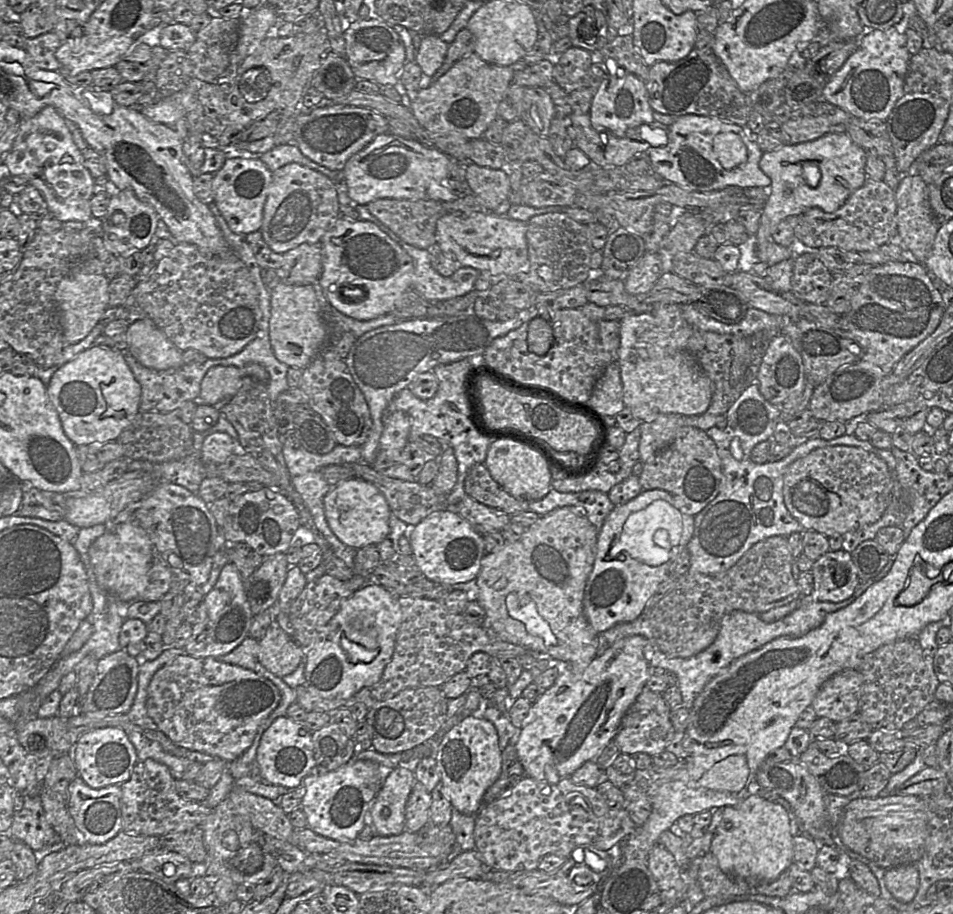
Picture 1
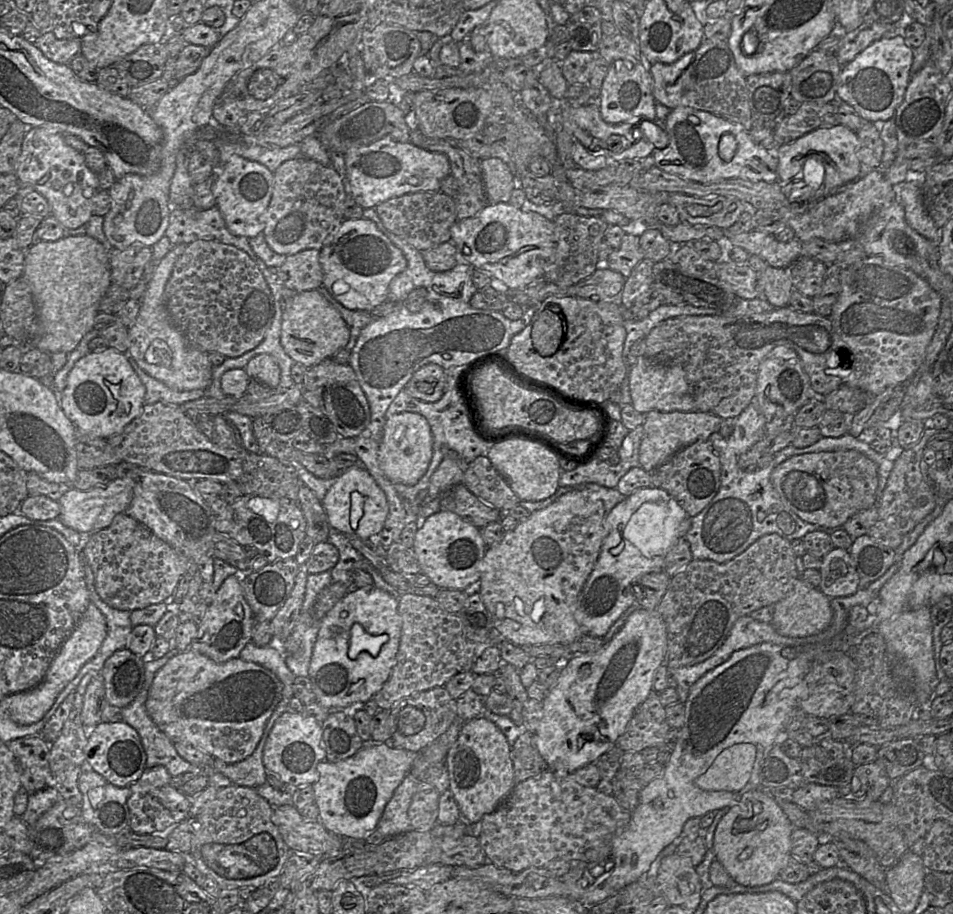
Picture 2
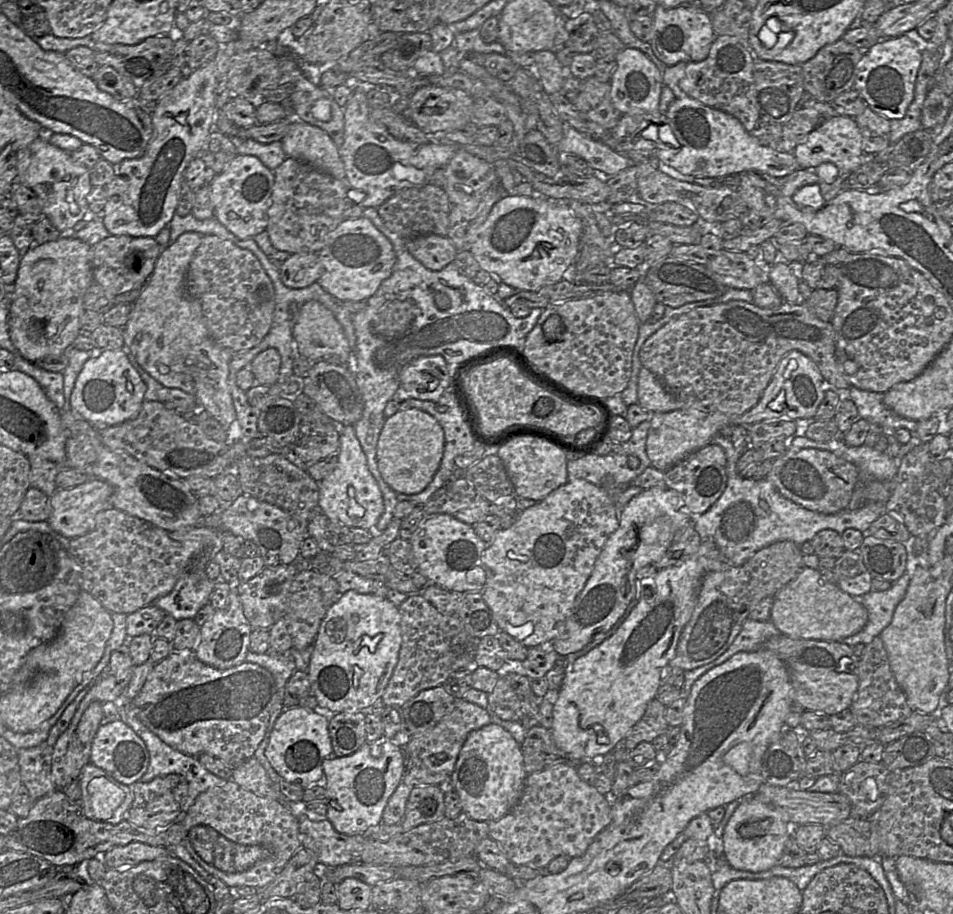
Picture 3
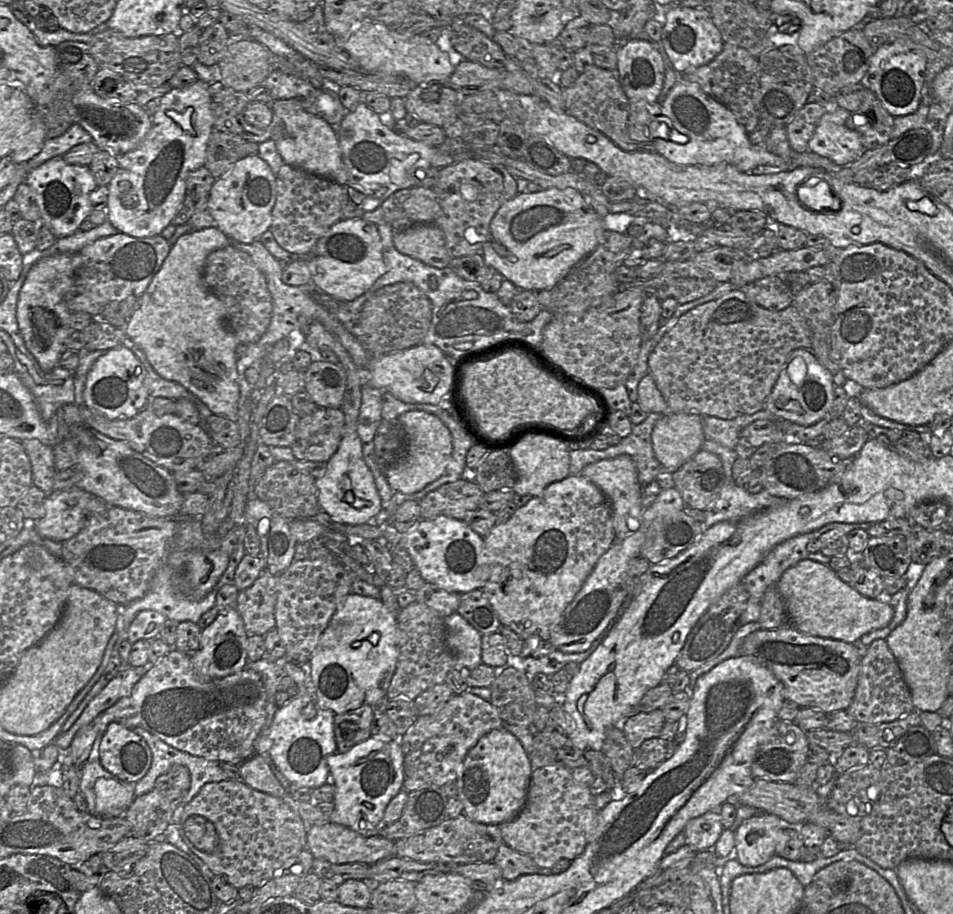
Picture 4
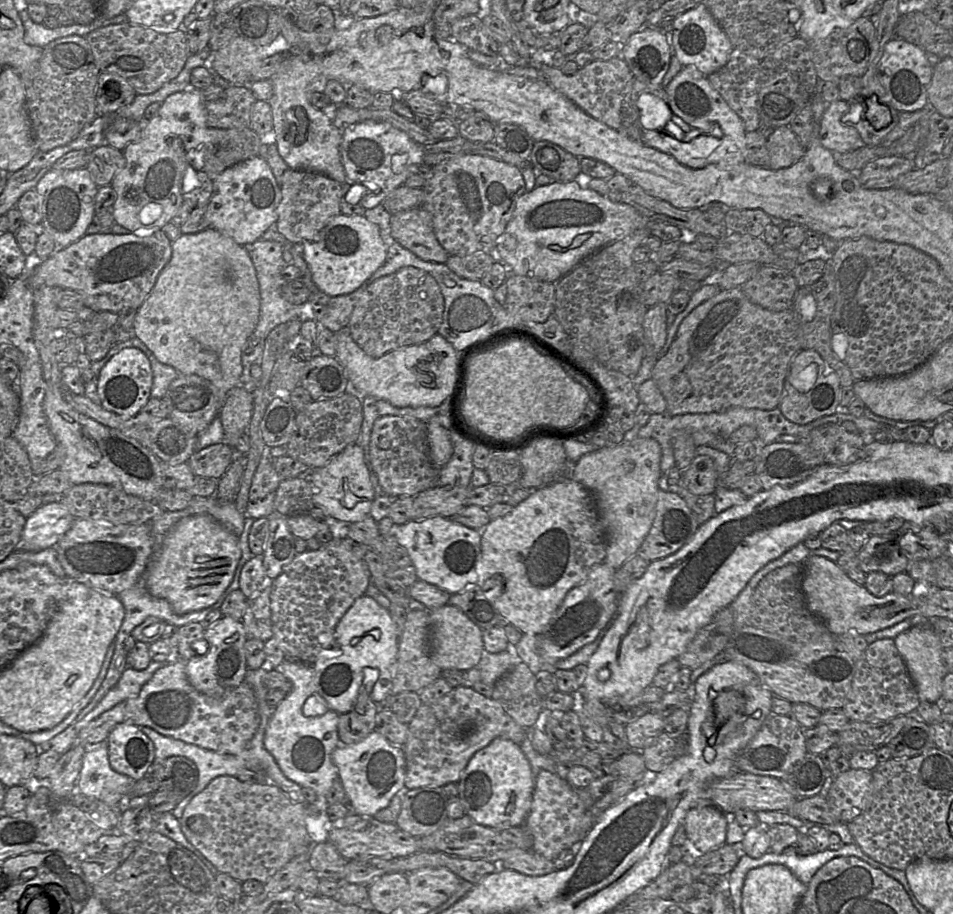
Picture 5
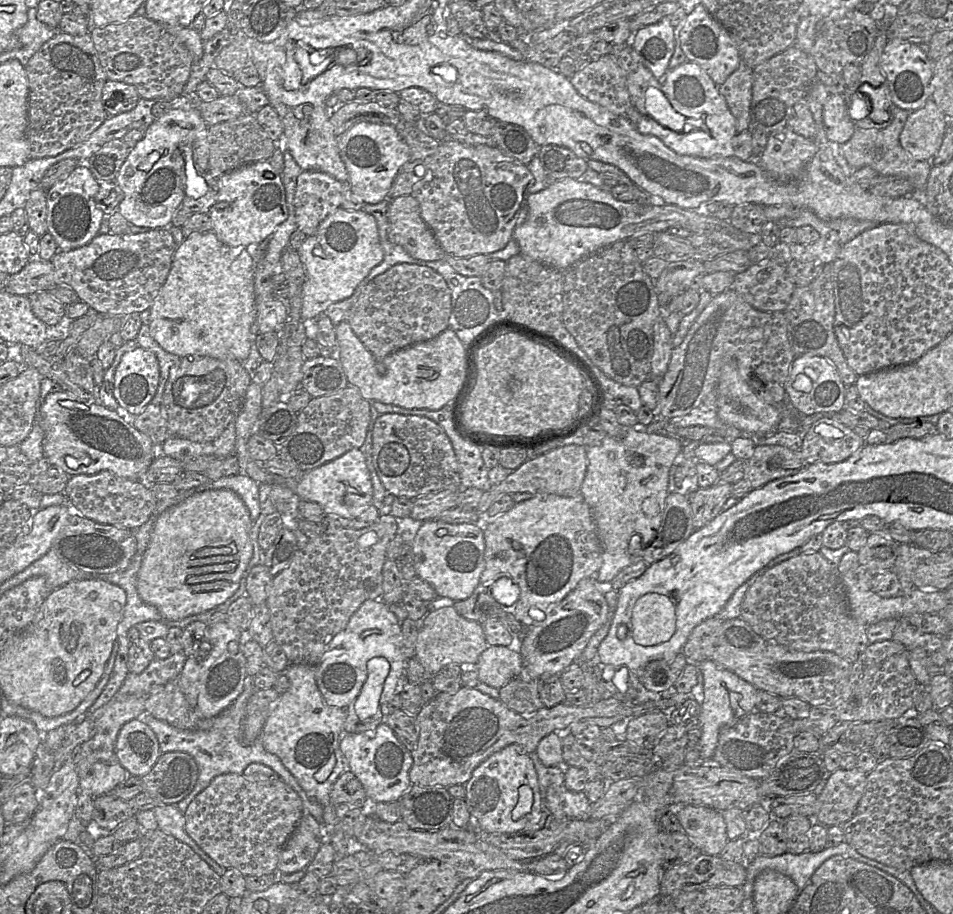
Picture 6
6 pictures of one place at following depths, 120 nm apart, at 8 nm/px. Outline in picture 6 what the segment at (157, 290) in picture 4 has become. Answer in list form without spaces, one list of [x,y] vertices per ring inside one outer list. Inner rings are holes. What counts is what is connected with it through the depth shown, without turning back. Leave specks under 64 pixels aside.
[[[213,231],[192,233],[177,246],[165,283],[148,310],[154,340],[167,352],[244,362],[254,344],[255,262],[246,248],[229,247]]]

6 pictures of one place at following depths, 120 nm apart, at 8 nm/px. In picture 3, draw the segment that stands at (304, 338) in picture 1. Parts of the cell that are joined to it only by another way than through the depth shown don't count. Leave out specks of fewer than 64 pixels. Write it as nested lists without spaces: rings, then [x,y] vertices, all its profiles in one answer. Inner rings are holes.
[[[318,301],[301,305],[292,335],[299,356],[316,362],[327,355],[337,355],[347,365],[350,346],[343,327],[334,314]]]

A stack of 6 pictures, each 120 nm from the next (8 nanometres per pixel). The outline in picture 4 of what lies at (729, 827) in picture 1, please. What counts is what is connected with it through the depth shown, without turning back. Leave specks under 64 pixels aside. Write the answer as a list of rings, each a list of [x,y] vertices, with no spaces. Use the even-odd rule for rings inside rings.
[[[765,812],[743,821],[735,831],[736,859],[750,867],[766,863],[776,854],[783,822],[779,817]]]

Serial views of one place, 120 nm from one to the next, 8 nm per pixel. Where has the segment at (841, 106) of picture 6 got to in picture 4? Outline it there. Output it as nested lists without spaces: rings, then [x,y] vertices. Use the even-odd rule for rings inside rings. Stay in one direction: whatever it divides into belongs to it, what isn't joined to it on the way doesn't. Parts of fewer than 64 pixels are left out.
[[[833,105],[820,119],[808,143],[808,151],[845,166],[856,161],[865,151],[861,135],[846,126],[848,110]]]

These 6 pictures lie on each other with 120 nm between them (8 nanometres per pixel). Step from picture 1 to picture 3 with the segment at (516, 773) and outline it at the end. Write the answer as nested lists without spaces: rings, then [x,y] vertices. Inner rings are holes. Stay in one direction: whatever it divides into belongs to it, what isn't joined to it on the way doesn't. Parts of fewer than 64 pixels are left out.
[[[539,725],[527,731],[521,744],[524,769],[527,774],[542,771],[557,765],[579,766],[582,760],[576,760],[560,750],[549,729]]]

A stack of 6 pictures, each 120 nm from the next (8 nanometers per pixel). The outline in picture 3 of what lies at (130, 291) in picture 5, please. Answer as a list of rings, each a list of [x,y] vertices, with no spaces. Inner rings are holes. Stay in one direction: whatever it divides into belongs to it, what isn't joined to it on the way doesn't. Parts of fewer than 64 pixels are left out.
[[[110,235],[92,246],[93,280],[106,292],[116,296],[137,289],[145,285],[150,278],[162,250],[153,237]]]

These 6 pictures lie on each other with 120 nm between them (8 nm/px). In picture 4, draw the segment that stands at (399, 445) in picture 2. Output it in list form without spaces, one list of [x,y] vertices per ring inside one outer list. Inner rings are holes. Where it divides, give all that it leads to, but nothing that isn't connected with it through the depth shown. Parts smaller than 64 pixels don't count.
[[[408,411],[399,416],[397,423],[403,435],[402,454],[394,464],[385,469],[385,477],[394,492],[414,494],[443,475],[452,456],[452,437],[448,428],[437,416],[424,411]]]

